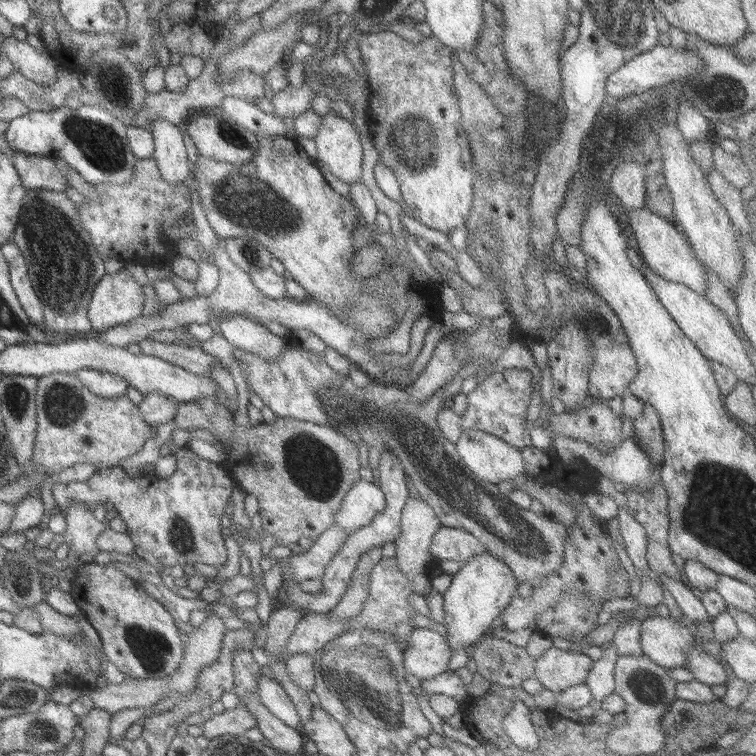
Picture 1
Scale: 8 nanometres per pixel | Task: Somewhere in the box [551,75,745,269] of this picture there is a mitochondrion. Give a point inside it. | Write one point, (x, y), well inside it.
(609, 133)

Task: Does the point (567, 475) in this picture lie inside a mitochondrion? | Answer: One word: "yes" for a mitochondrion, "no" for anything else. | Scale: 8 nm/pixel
no

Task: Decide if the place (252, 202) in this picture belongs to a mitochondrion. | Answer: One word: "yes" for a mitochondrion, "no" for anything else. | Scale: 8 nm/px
yes

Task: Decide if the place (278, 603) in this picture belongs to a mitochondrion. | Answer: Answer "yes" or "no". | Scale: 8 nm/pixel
no

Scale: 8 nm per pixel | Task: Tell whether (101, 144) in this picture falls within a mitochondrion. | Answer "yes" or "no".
yes

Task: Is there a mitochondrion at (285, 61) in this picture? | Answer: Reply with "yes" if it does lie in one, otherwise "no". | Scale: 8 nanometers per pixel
no

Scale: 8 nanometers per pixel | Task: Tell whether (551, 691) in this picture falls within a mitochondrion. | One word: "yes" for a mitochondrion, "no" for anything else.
no

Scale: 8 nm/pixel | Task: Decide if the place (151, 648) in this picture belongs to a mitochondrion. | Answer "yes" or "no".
yes

